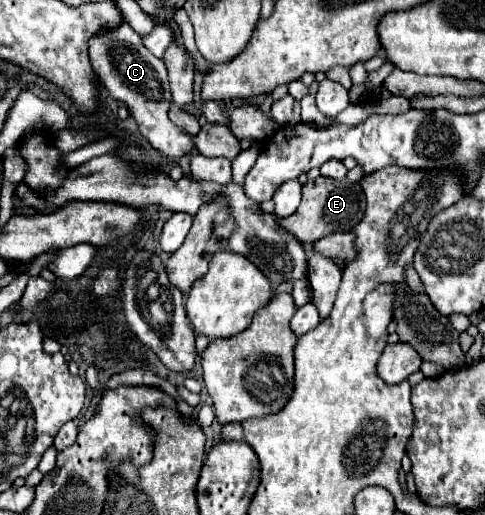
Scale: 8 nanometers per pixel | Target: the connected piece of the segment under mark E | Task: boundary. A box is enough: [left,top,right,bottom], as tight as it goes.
[280,177,366,243]

